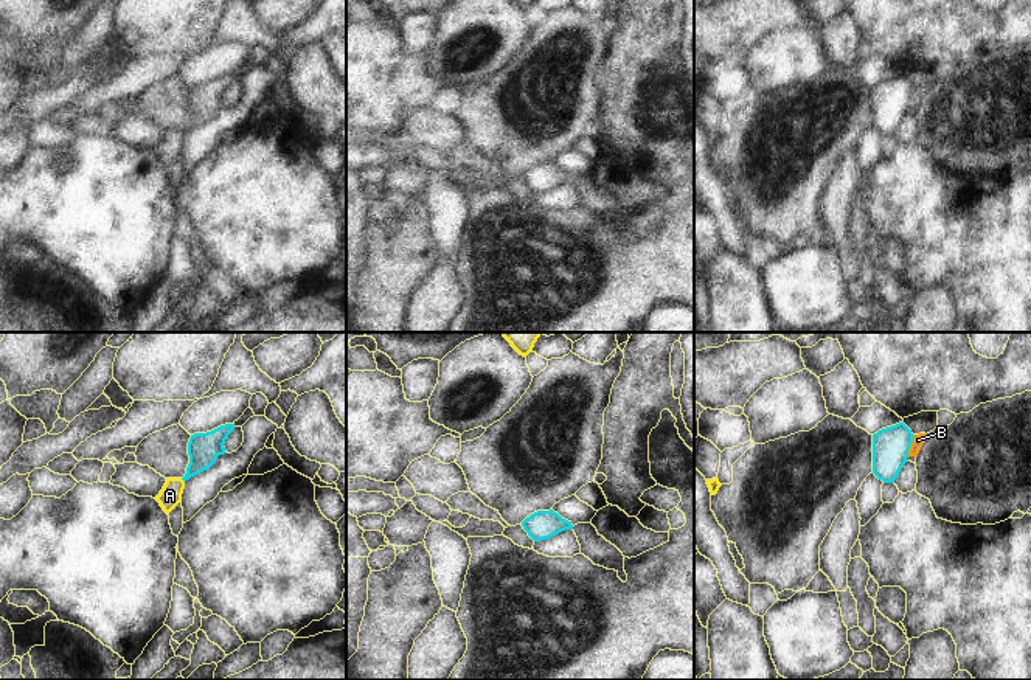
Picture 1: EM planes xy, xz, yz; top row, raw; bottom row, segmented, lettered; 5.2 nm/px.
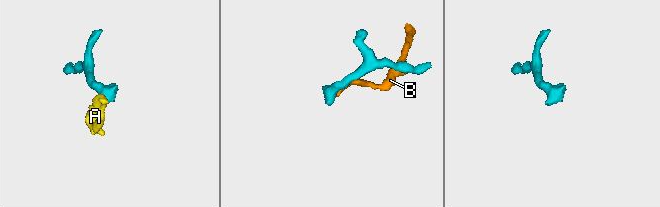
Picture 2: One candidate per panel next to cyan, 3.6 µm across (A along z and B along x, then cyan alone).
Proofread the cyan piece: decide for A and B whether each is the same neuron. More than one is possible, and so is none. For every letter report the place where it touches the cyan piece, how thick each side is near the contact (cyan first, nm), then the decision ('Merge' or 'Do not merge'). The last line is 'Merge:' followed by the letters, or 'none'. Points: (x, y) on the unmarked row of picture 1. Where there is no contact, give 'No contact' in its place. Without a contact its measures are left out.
A: No contact. Merge
B: Touches cyan at yz (910, 97). Thickness 190 nm (cyan) against 60 nm. Do not merge
Merge: A

